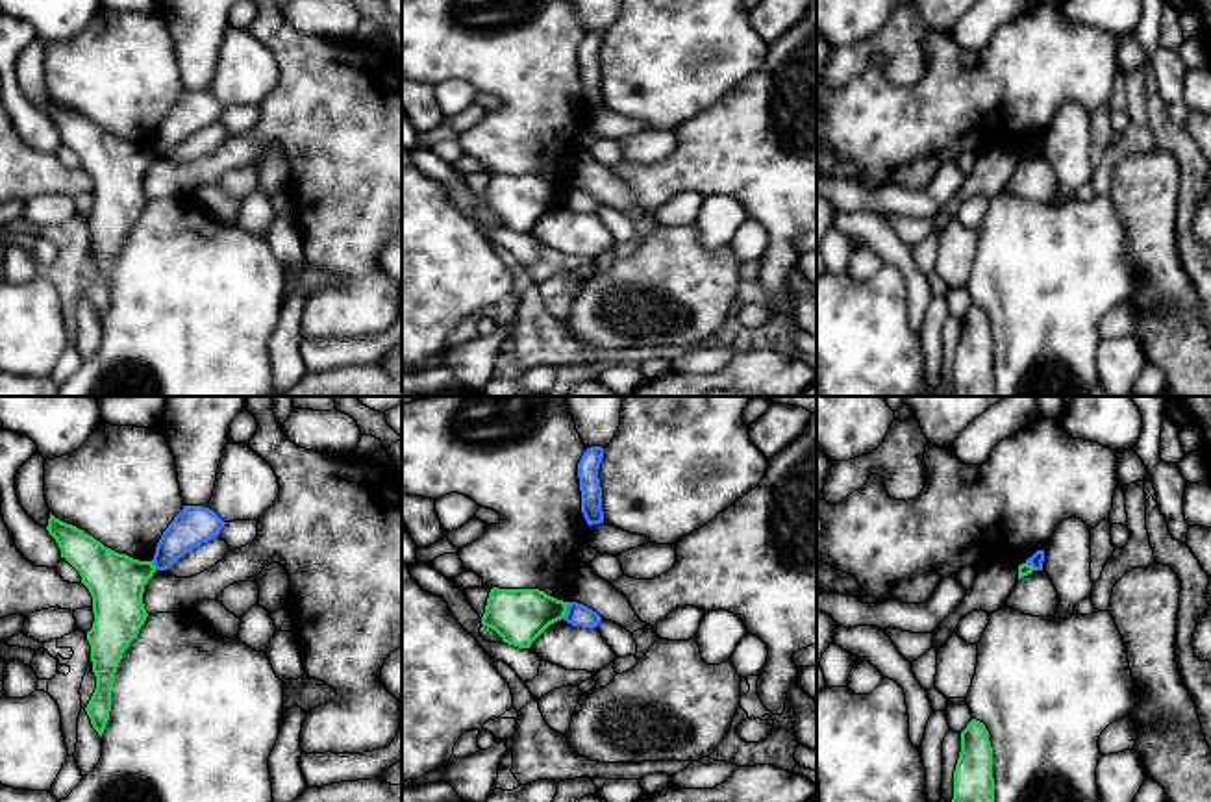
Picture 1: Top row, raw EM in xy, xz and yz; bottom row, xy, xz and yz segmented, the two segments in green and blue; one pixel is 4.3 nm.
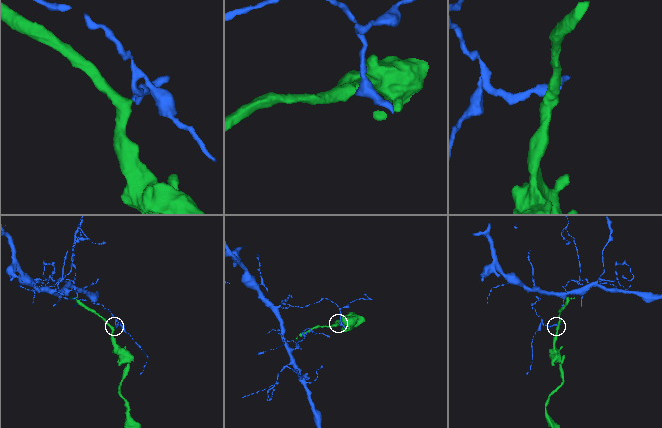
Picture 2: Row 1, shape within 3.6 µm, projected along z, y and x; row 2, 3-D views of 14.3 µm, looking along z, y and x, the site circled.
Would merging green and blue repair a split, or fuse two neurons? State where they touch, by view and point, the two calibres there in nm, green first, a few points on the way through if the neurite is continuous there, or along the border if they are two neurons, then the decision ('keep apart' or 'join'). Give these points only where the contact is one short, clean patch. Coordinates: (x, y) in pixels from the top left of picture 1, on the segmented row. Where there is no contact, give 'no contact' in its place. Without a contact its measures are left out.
meets green in xz at (565, 610); 240 nm thick on the green side, 100 nm on the other; border along xz (569, 602), (561, 617); keep apart

